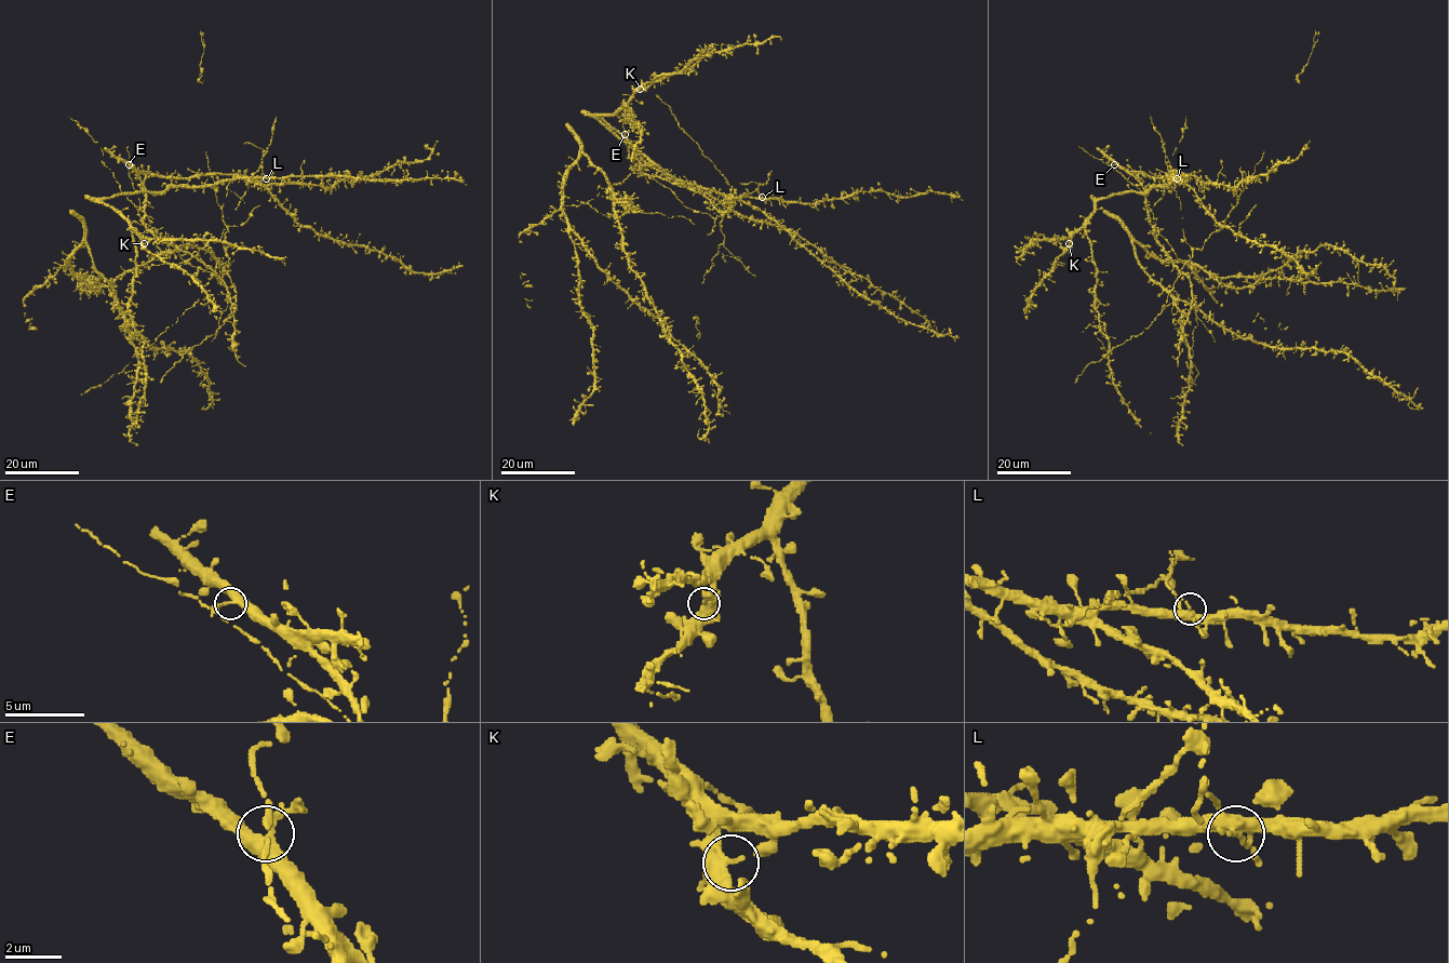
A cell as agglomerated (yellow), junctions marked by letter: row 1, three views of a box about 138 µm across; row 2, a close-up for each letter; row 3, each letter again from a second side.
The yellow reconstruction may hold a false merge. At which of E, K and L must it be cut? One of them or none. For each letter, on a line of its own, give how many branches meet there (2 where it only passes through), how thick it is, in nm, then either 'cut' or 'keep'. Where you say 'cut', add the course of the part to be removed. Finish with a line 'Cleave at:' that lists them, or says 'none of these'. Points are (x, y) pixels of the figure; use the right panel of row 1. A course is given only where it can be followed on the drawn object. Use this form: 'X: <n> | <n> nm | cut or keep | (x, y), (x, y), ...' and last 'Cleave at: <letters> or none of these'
E: 4 | 360 nm | keep
K: 4 | 360 nm | keep
L: 4 | 280 nm | keep
Cleave at: none of these

